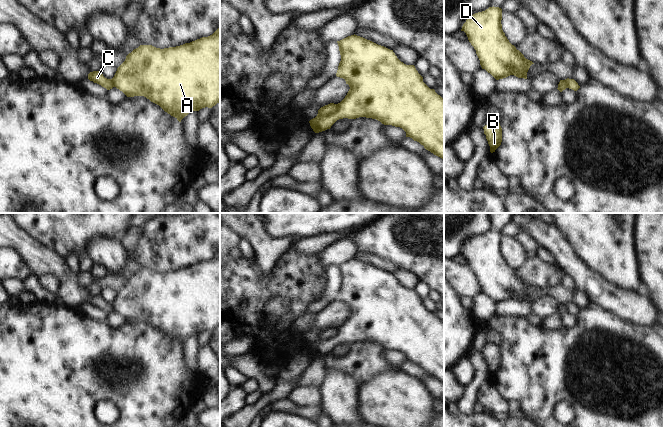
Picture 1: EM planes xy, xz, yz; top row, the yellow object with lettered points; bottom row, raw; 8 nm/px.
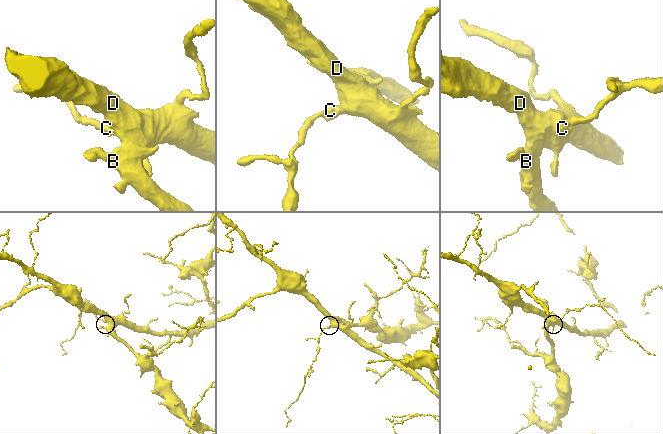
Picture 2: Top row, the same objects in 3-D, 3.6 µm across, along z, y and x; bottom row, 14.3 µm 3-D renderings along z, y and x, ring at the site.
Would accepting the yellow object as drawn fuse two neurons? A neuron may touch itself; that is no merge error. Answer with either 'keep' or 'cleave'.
cleave

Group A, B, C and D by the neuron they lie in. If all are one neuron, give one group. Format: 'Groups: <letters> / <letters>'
Groups: A B D / C

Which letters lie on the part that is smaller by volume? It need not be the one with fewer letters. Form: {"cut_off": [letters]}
{"cut_off": ["C"]}

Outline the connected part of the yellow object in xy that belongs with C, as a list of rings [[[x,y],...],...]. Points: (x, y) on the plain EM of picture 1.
[[[93,295],[88,298],[88,303],[101,309],[102,311],[106,312],[107,314],[112,313],[114,310],[111,306],[111,303],[107,303],[103,300],[100,295]]]

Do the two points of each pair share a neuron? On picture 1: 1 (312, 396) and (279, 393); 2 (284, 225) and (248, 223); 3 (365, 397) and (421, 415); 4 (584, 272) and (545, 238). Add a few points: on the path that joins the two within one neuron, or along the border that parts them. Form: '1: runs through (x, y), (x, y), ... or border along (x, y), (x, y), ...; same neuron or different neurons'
1: border along (295, 386), (286, 397); different neurons
2: border along (260, 223), (268, 235), (280, 238); different neurons
3: runs through (379, 399), (394, 400), (403, 403), (407, 407); same neuron
4: runs through (574, 265), (555, 246); same neuron

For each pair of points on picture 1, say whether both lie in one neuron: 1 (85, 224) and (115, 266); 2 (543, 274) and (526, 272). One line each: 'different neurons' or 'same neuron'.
1: different neurons
2: same neuron

